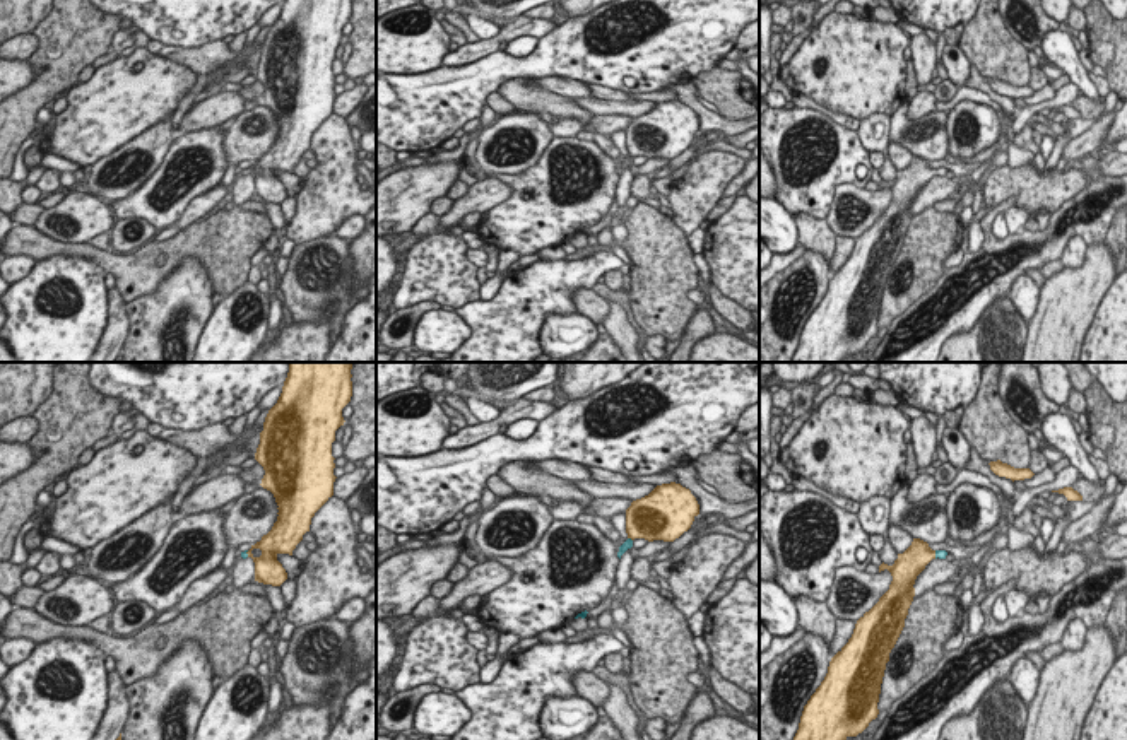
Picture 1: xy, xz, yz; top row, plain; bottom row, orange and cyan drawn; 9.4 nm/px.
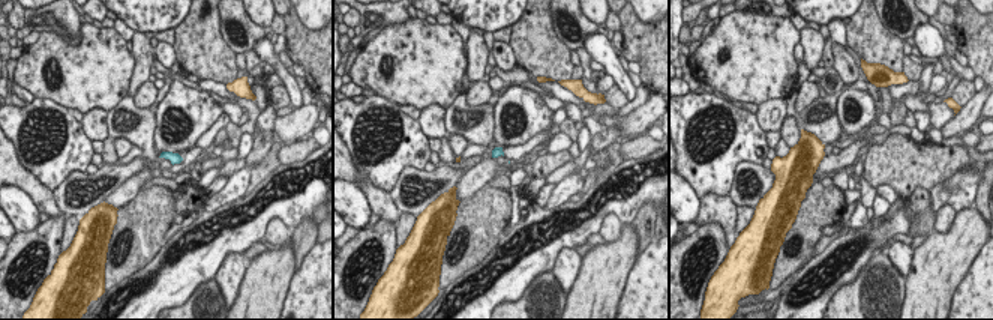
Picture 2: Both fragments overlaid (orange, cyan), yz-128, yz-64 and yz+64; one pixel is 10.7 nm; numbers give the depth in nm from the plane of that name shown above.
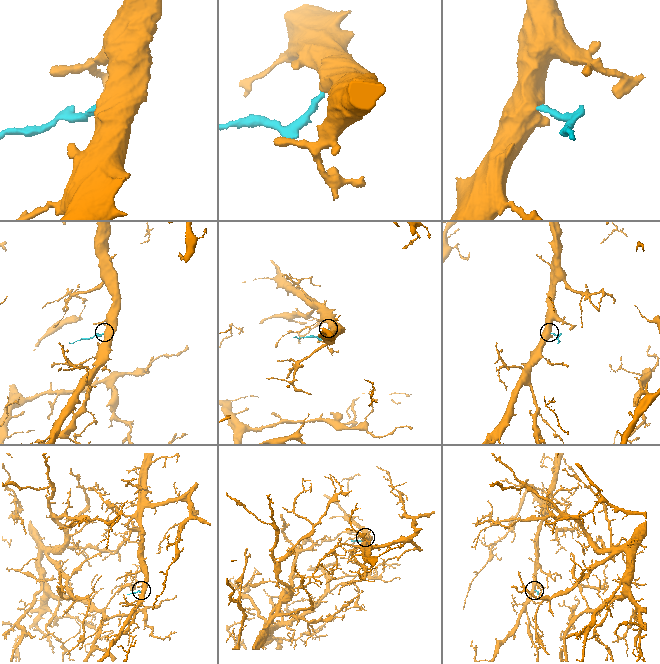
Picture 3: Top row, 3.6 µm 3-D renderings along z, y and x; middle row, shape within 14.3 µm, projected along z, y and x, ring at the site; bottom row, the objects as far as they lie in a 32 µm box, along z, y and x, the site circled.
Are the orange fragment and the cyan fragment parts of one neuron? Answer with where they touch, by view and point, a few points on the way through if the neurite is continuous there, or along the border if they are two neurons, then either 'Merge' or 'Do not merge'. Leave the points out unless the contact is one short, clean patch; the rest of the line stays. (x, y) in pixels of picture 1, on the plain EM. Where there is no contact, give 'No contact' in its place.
Touches orange at yz (934, 171). Path across: yz (919, 171), (934, 171), (941, 171). Merge

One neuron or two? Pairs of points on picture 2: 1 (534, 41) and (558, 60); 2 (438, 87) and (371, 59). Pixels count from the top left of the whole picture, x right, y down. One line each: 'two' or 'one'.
1: one
2: one

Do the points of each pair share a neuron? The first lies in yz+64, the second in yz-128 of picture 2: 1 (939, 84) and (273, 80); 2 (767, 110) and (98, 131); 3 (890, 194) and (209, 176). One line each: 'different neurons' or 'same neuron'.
1: same neuron
2: same neuron
3: different neurons

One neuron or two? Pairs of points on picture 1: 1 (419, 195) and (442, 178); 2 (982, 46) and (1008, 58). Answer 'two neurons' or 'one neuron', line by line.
1: one neuron
2: one neuron

